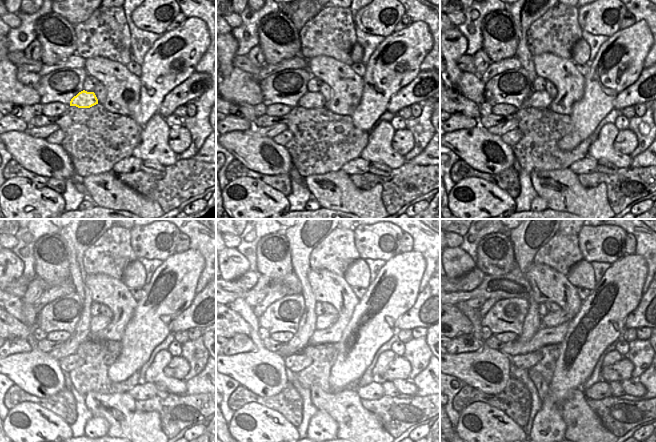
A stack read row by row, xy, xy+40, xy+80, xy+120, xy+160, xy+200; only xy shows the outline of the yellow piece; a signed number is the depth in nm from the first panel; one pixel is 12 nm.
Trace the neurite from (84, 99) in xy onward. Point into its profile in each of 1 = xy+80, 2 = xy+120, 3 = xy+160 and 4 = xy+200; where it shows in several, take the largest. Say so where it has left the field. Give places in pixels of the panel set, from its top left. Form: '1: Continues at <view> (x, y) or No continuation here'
1: Continues at xy+80 (540, 100)
2: Continues at xy+120 (99, 322)
3: Continues at xy+160 (324, 321)
4: Continues at xy+200 (551, 319).

